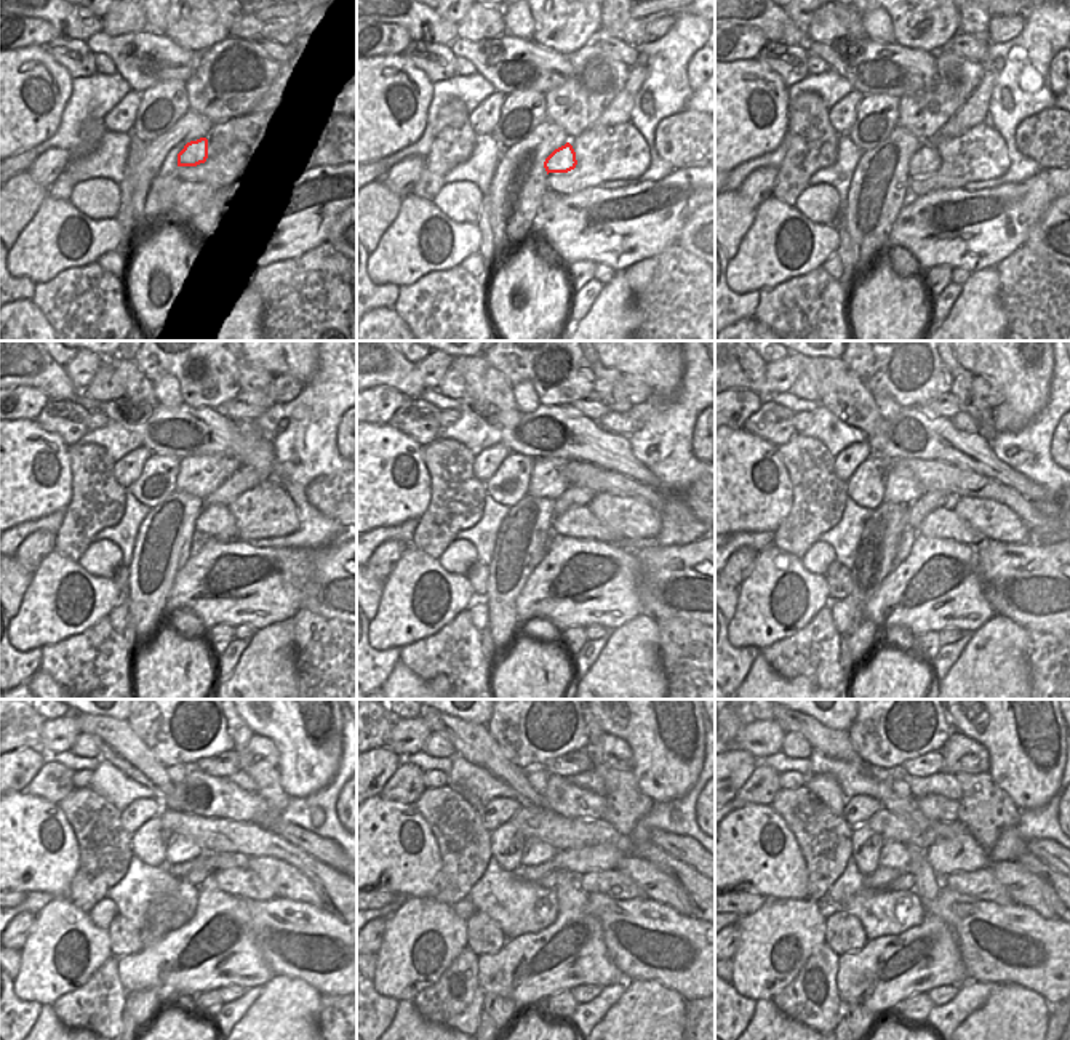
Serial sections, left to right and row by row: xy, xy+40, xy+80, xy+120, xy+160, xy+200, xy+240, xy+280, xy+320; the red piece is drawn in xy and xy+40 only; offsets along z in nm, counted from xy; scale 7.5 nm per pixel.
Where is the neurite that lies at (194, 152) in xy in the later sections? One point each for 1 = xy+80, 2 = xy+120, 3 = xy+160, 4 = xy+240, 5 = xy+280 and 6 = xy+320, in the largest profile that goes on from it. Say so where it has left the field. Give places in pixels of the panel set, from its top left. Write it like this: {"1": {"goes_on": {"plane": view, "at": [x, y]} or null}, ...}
{"1": {"goes_on": {"plane": "xy+80", "at": [925, 160]}}, "2": {"goes_on": {"plane": "xy+120", "at": [216, 520]}}, "3": {"goes_on": {"plane": "xy+160", "at": [579, 522]}}, "4": {"goes_on": {"plane": "xy+240", "at": [235, 882]}}, "5": {"goes_on": {"plane": "xy+280", "at": [606, 882]}}, "6": {"goes_on": {"plane": "xy+320", "at": [963, 882]}}}

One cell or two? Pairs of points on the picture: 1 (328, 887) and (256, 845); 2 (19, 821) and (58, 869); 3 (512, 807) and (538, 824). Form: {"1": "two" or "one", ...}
{"1": "one", "2": "one", "3": "two"}

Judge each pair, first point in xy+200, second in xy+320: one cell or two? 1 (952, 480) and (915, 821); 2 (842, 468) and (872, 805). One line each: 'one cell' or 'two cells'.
1: two cells
2: one cell

